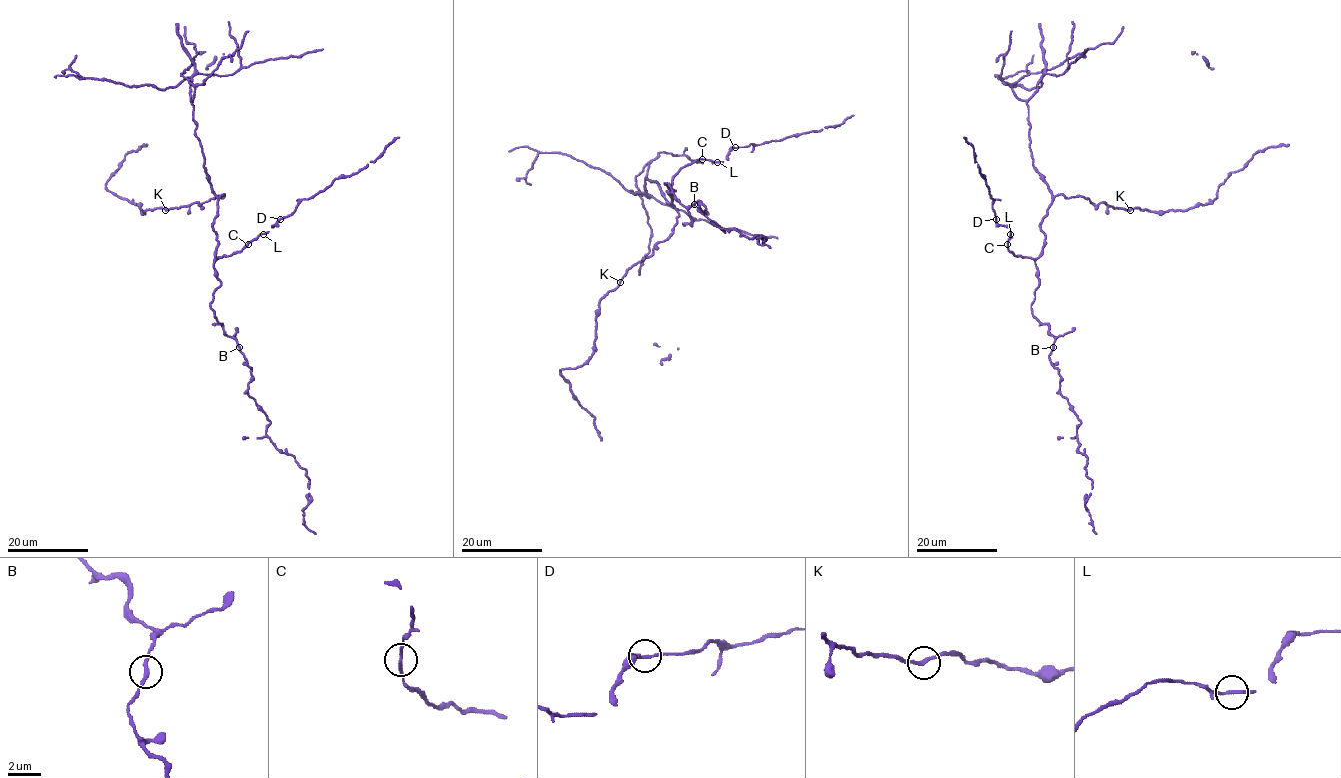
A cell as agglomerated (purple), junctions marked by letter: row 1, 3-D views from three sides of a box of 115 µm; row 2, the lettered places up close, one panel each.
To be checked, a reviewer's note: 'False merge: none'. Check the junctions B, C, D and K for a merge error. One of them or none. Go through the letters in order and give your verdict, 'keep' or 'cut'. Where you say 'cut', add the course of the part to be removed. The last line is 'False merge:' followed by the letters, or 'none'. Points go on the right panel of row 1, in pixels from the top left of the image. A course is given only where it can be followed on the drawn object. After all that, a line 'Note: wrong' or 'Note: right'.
B: keep
C: keep
D: keep
K: keep
False merge: none
Note: right

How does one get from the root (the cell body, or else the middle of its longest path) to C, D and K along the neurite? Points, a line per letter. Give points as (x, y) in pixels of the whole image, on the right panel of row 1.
C: (1041, 225), (1045, 241), (1038, 257), (1015, 255), (1007, 244)
D: (1041, 225), (1045, 235), (1042, 253), (1035, 258), (1022, 257), (1008, 249), (1010, 231), (998, 224), (996, 219)
K: (1041, 225), (1049, 205), (1059, 194), (1083, 196), (1095, 205), (1105, 203), (1113, 208), (1130, 210)

